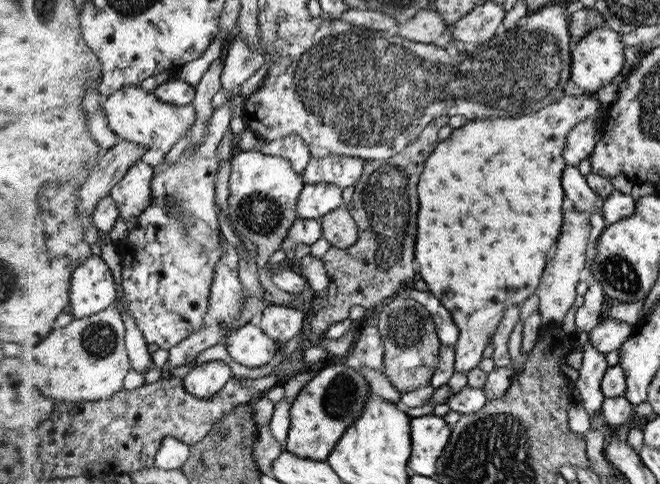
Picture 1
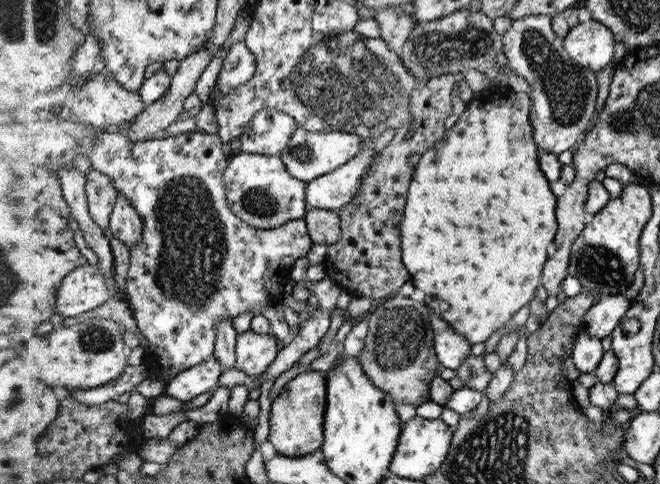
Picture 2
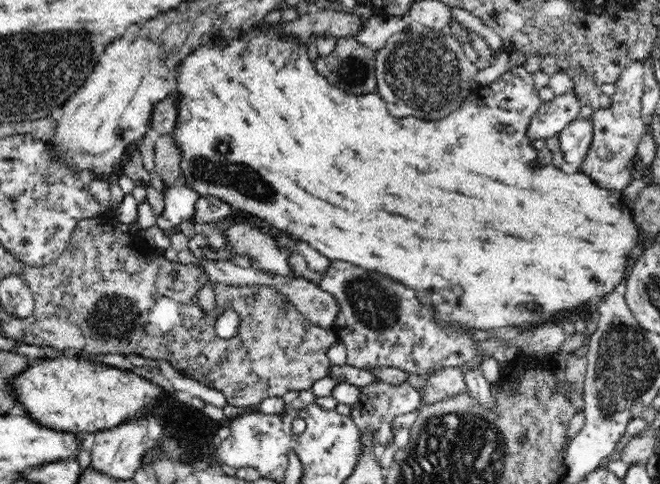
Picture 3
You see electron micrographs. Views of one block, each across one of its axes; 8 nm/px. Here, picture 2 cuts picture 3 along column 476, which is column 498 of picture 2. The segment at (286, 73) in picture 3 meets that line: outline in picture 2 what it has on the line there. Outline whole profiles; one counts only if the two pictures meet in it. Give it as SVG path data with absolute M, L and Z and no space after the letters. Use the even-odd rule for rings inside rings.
M498 90L487 92L482 92L476 94L475 98L467 104L465 111L459 116L456 124L448 129L447 138L437 142L430 150L427 150L424 154L421 155L421 159L418 163L418 166L414 168L414 174L412 180L410 181L409 186L412 186L412 194L407 194L408 201L408 214L404 214L404 266L408 266L408 272L412 274L412 282L418 290L422 290L426 294L424 302L429 306L430 309L434 310L434 314L438 315L441 319L444 319L447 323L451 324L464 338L468 339L470 344L478 344L478 342L486 342L488 336L493 336L492 332L497 332L500 326L504 326L508 320L510 320L516 312L518 312L522 306L529 304L530 300L534 298L536 294L536 288L540 286L540 274L543 274L542 268L546 264L546 248L550 246L550 242L554 242L556 234L559 232L559 223L558 223L558 214L554 214L554 210L558 210L558 198L554 198L550 186L548 186L548 180L546 180L547 175L542 174L542 167L538 166L539 164L539 145L535 142L534 139L534 130L531 125L531 106L532 99L530 96L524 92L514 92L505 90L499 93Z

